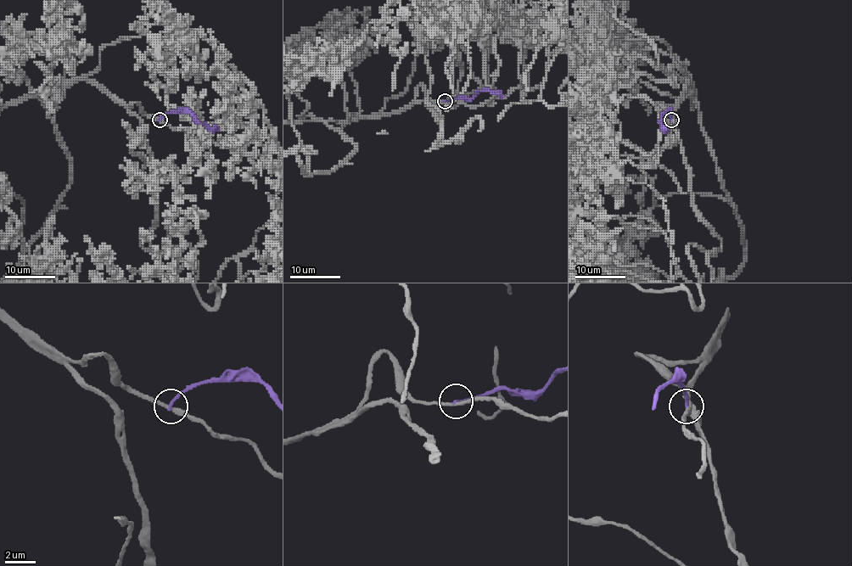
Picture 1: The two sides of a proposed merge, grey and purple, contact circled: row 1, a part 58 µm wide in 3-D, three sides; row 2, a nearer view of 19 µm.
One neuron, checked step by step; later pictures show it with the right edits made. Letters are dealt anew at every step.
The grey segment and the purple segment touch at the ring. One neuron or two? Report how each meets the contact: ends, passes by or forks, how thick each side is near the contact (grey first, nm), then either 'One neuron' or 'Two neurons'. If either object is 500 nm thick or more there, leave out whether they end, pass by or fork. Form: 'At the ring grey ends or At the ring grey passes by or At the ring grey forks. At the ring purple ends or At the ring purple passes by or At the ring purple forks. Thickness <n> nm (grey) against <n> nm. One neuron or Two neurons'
At the ring grey passes by. At the ring purple ends. Thickness 240 nm (grey) against 220 nm. Two neurons

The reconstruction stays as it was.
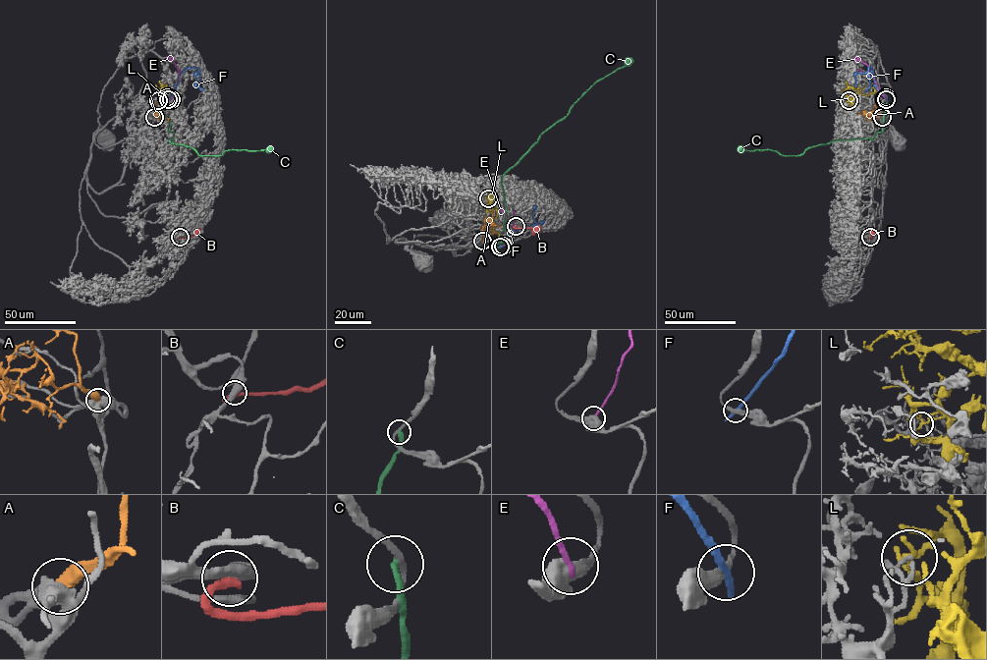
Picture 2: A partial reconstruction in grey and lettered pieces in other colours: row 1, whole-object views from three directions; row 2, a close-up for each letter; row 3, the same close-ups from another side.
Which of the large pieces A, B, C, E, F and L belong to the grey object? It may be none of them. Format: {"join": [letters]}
{"join": ["L"]}

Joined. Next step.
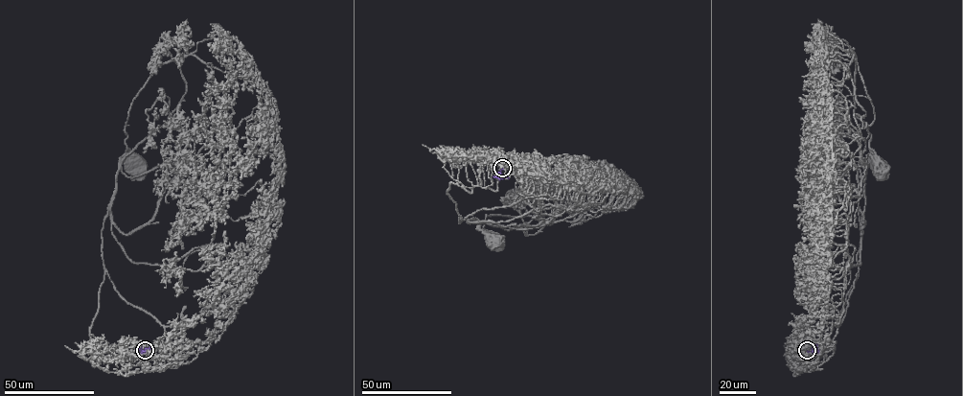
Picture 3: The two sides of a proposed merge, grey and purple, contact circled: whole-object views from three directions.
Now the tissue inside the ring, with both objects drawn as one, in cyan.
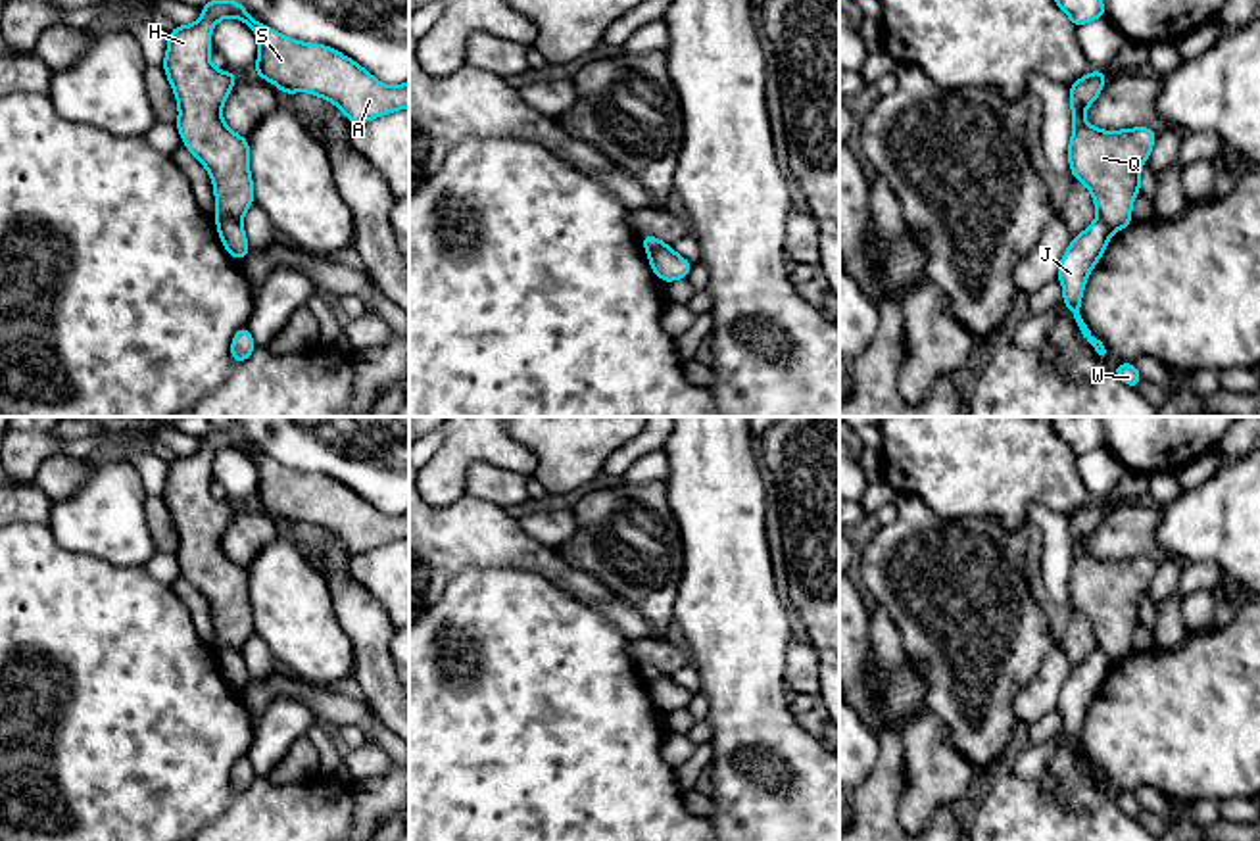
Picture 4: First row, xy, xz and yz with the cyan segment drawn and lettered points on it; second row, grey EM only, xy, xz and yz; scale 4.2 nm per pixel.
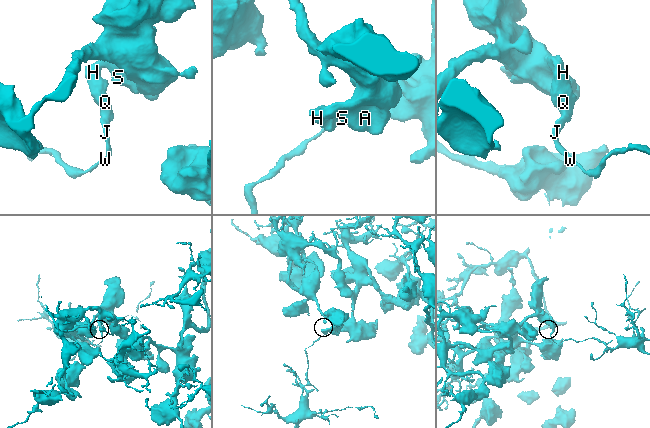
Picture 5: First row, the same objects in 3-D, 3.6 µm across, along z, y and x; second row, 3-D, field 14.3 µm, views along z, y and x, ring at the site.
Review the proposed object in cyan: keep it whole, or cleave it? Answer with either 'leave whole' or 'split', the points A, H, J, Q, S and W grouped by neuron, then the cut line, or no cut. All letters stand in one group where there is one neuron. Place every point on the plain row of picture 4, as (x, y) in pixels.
split; A H Q S / J W; cut in xy along (216, 646), (241, 653)

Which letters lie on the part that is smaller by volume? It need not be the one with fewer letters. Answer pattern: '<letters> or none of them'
J, W

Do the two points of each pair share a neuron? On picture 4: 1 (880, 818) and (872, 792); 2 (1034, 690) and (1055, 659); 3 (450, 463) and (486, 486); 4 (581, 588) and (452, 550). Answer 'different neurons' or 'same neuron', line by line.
1: same neuron
2: same neuron
3: different neurons
4: same neuron

